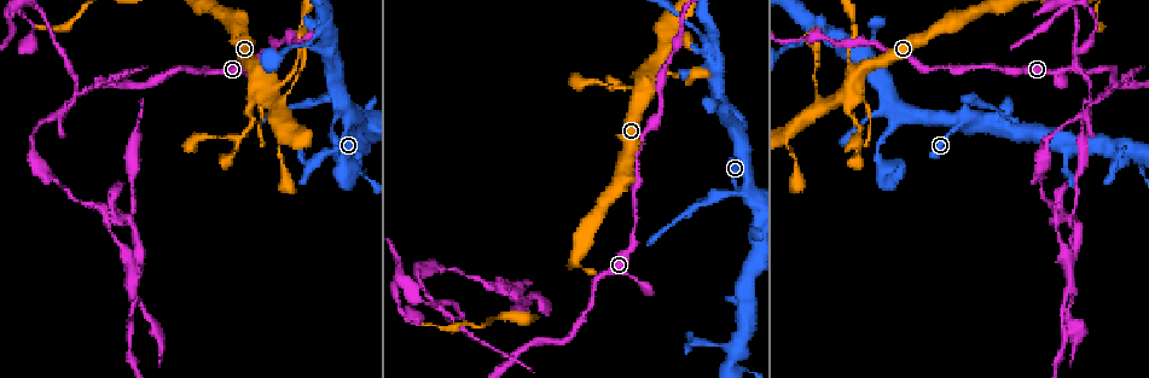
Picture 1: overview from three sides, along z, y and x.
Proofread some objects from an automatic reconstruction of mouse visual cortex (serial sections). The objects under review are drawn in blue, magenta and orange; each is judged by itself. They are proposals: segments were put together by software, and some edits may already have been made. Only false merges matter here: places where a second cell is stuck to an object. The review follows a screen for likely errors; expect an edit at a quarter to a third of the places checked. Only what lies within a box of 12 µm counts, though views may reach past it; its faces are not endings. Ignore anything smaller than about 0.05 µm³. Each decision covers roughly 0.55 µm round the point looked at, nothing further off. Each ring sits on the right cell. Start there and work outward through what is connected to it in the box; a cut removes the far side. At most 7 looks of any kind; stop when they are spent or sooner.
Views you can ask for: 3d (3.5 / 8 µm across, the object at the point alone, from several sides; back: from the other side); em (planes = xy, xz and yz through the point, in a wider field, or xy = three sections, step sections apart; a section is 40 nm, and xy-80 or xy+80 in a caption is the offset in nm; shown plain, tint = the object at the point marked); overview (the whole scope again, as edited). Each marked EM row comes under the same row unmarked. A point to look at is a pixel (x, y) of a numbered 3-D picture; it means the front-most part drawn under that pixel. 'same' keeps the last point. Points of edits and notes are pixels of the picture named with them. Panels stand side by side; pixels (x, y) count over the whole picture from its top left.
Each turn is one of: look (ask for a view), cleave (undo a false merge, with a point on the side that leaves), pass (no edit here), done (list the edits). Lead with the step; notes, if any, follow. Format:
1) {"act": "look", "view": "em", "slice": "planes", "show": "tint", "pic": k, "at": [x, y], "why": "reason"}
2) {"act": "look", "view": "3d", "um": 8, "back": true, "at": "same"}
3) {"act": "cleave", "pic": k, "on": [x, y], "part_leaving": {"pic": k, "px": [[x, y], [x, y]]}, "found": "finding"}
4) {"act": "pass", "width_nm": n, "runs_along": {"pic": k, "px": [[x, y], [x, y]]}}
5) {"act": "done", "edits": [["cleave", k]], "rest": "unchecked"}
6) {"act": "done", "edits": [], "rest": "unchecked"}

{"act": "look", "view": "3d", "um": 3.5, "back": true, "pic": 1, "at": [256, 93], "why": "four arms meet"}

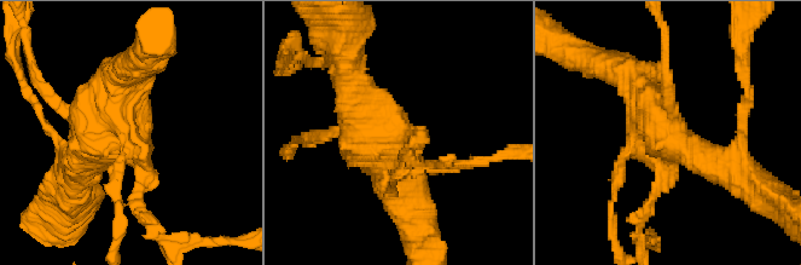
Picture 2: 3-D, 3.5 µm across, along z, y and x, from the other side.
{"act": "look", "view": "em", "slice": "xy", "step": 3, "show": "tint", "pic": 2, "at": [121, 134]}

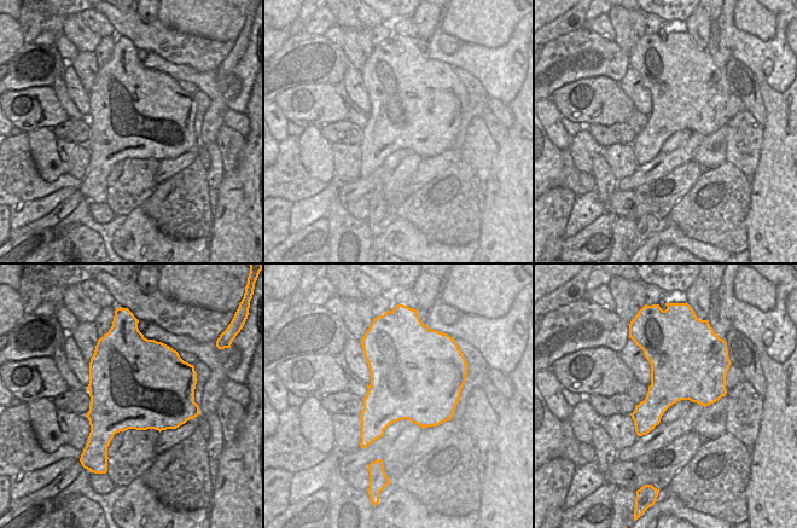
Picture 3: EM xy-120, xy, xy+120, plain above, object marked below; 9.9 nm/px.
{"act": "pass", "width_nm": 850, "runs_along": {"pic": 2, "px": [[603, 62], [710, 162]]}, "found": "all the same cell"}

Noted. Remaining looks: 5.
{"act": "look", "view": "3d", "um": 3.5, "pic": 1, "at": [1130, 85]}

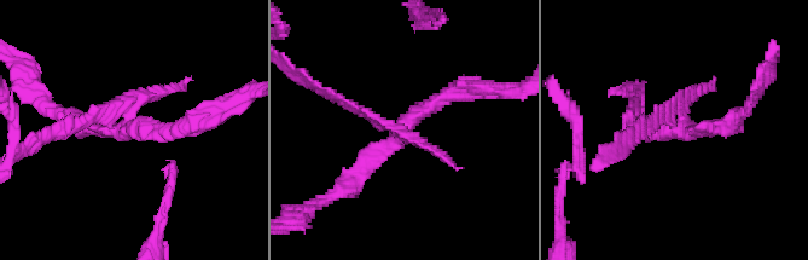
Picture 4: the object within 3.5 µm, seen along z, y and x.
{"act": "look", "view": "em", "slice": "xy", "step": 2, "show": "tint", "pic": 4, "at": [131, 124], "why": "shape alone is not enough"}

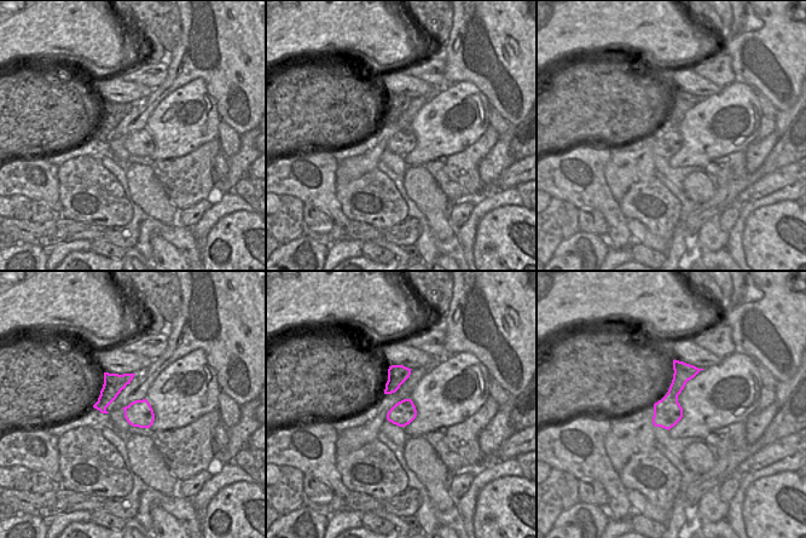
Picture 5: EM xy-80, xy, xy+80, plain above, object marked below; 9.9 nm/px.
{"act": "cleave", "pic": 4, "on": [92, 113], "part_leaving": {"pic": 4, "px": [[133, 114], [96, 114], [36, 139]]}, "found": "a second cell is stuck on"}

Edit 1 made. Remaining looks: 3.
{"act": "look", "view": "3d", "um": 8, "pic": 1, "at": [1121, 145]}

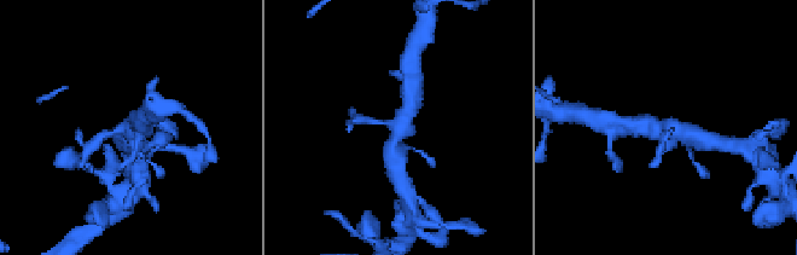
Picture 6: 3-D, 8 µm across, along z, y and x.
{"act": "look", "view": "3d", "um": 3.5, "pic": 6, "at": [120, 129]}

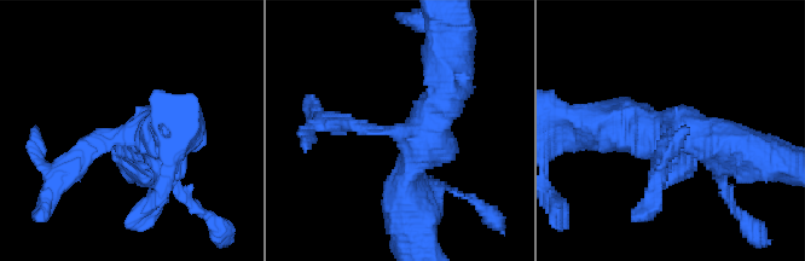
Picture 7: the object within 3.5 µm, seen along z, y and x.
{"act": "look", "view": "em", "slice": "xy", "step": 1, "show": "tint", "pic": 7, "at": [670, 130]}

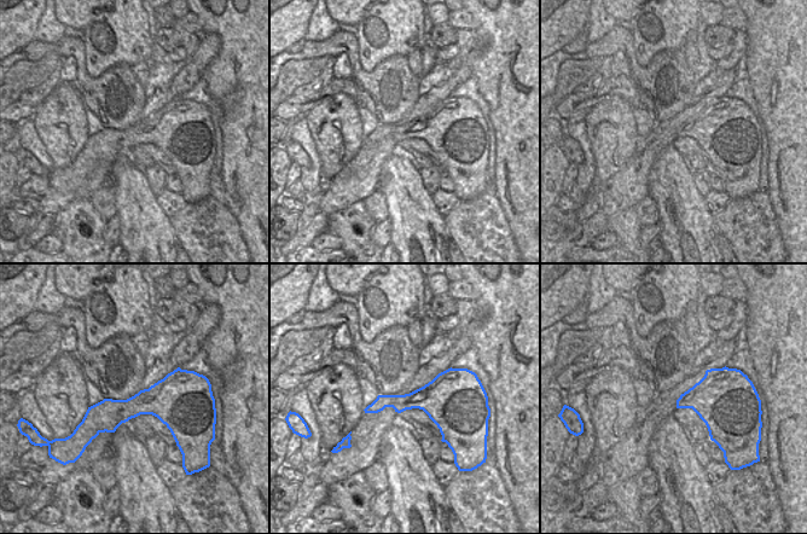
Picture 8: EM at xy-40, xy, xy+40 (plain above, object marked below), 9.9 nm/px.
{"act": "pass", "runs_along": {"pic": 7, "px": [[453, 69], [409, 170], [409, 208]]}, "found": "one cell here"}

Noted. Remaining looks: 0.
{"act": "done", "edits": [["cleave", 4]], "rest": "unchecked"}

